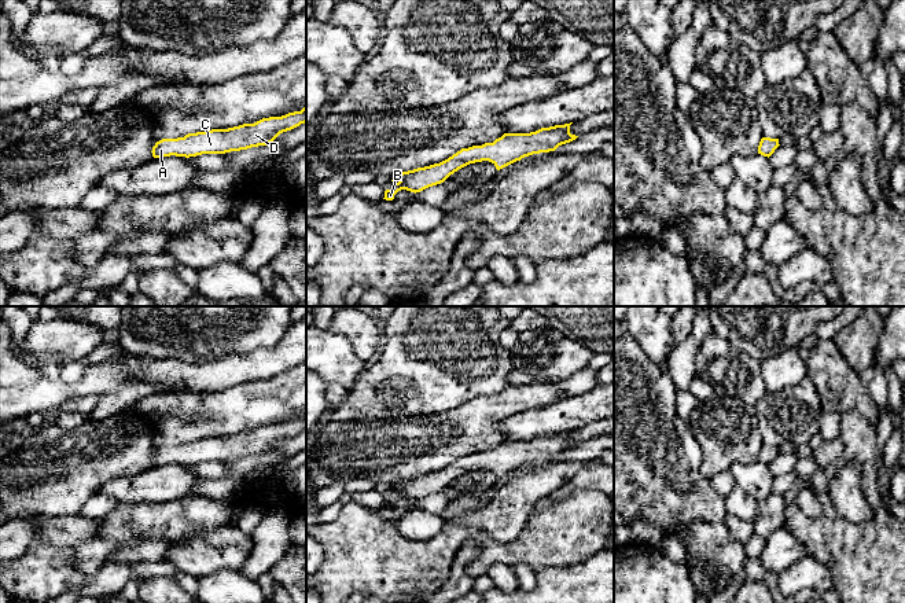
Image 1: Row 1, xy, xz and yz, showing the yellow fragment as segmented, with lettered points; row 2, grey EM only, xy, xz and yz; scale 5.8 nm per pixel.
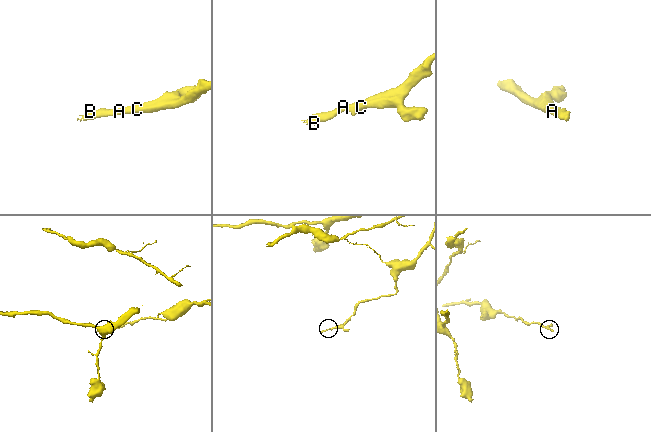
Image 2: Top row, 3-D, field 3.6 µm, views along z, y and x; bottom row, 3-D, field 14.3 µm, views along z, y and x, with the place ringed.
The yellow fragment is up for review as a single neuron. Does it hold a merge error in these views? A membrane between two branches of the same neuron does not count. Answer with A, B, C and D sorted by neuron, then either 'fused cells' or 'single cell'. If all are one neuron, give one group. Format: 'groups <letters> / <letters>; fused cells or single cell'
groups A B C D; single cell

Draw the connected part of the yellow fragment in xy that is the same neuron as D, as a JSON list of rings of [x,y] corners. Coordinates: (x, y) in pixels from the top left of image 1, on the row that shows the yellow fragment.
[[[306,106],[301,111],[282,117],[262,118],[254,124],[243,124],[228,129],[211,129],[188,133],[184,137],[162,139],[152,147],[154,158],[196,157],[202,154],[225,154],[266,146],[280,133],[306,122]]]

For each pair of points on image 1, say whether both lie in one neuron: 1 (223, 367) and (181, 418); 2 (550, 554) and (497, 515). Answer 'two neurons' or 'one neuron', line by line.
1: two neurons
2: two neurons

